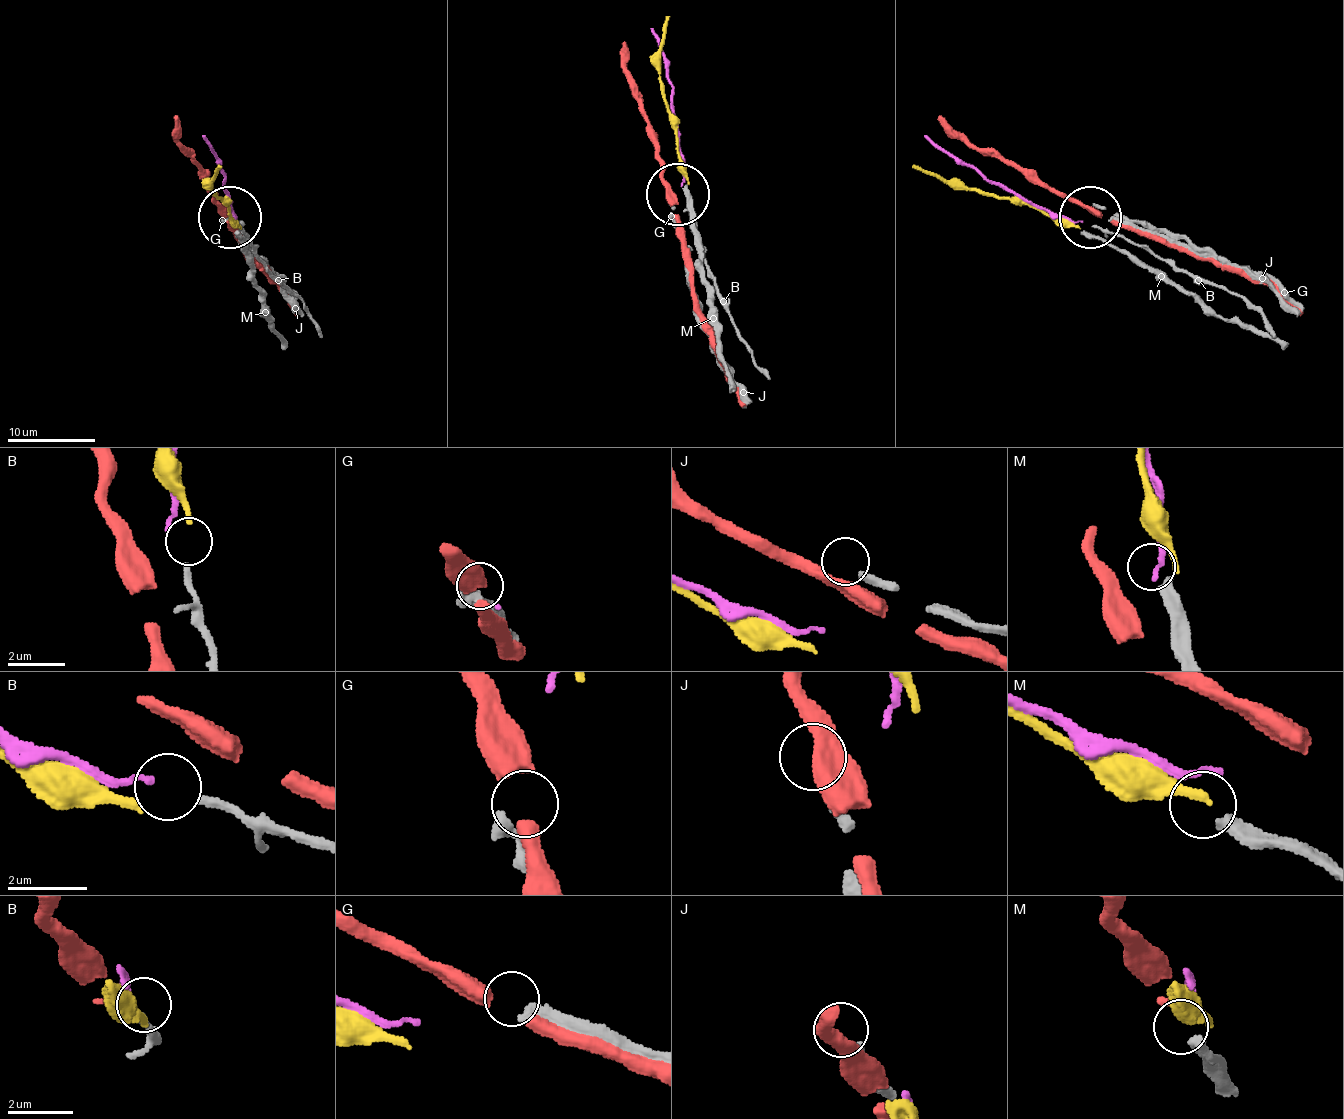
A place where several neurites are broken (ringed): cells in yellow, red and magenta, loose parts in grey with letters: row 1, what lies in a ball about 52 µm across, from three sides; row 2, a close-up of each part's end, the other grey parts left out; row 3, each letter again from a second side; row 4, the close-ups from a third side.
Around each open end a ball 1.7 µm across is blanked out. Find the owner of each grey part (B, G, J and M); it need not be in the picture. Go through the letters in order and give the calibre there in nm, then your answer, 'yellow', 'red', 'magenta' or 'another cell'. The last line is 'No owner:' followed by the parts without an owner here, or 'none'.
B: 200 nm thick; magenta
G: 480 nm thick; another cell
J: 280 nm thick; another cell
M: 380 nm thick; another cell
No owner: G, J, M

